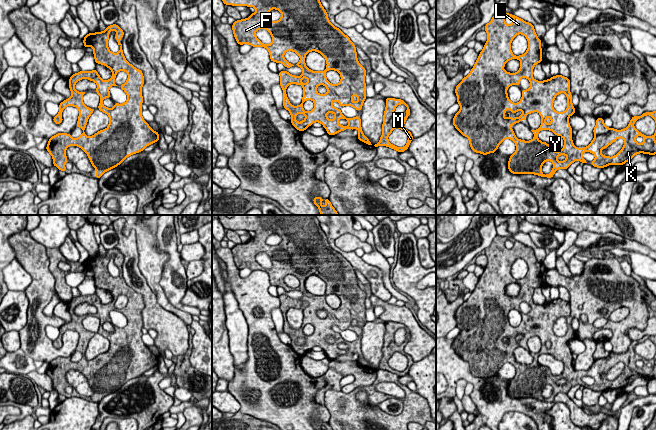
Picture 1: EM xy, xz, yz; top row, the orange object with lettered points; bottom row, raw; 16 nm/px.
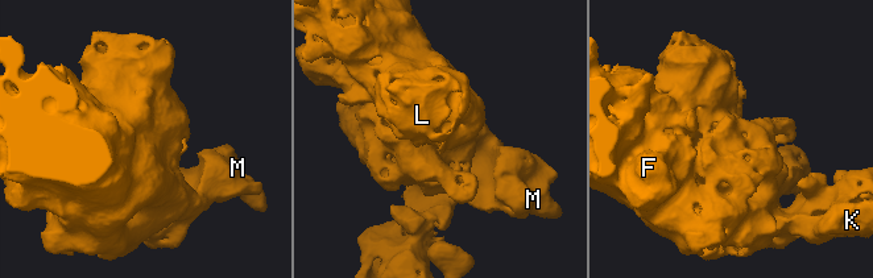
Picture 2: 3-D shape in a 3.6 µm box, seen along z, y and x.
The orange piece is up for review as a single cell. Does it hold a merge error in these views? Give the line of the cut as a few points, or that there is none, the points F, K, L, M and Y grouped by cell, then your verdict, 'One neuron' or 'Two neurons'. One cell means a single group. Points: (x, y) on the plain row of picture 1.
No split. Groups: F K L M Y. One neuron

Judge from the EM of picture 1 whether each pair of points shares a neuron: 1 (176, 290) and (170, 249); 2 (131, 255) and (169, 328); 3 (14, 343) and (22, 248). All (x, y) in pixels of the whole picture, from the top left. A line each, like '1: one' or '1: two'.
1: one
2: one
3: two

